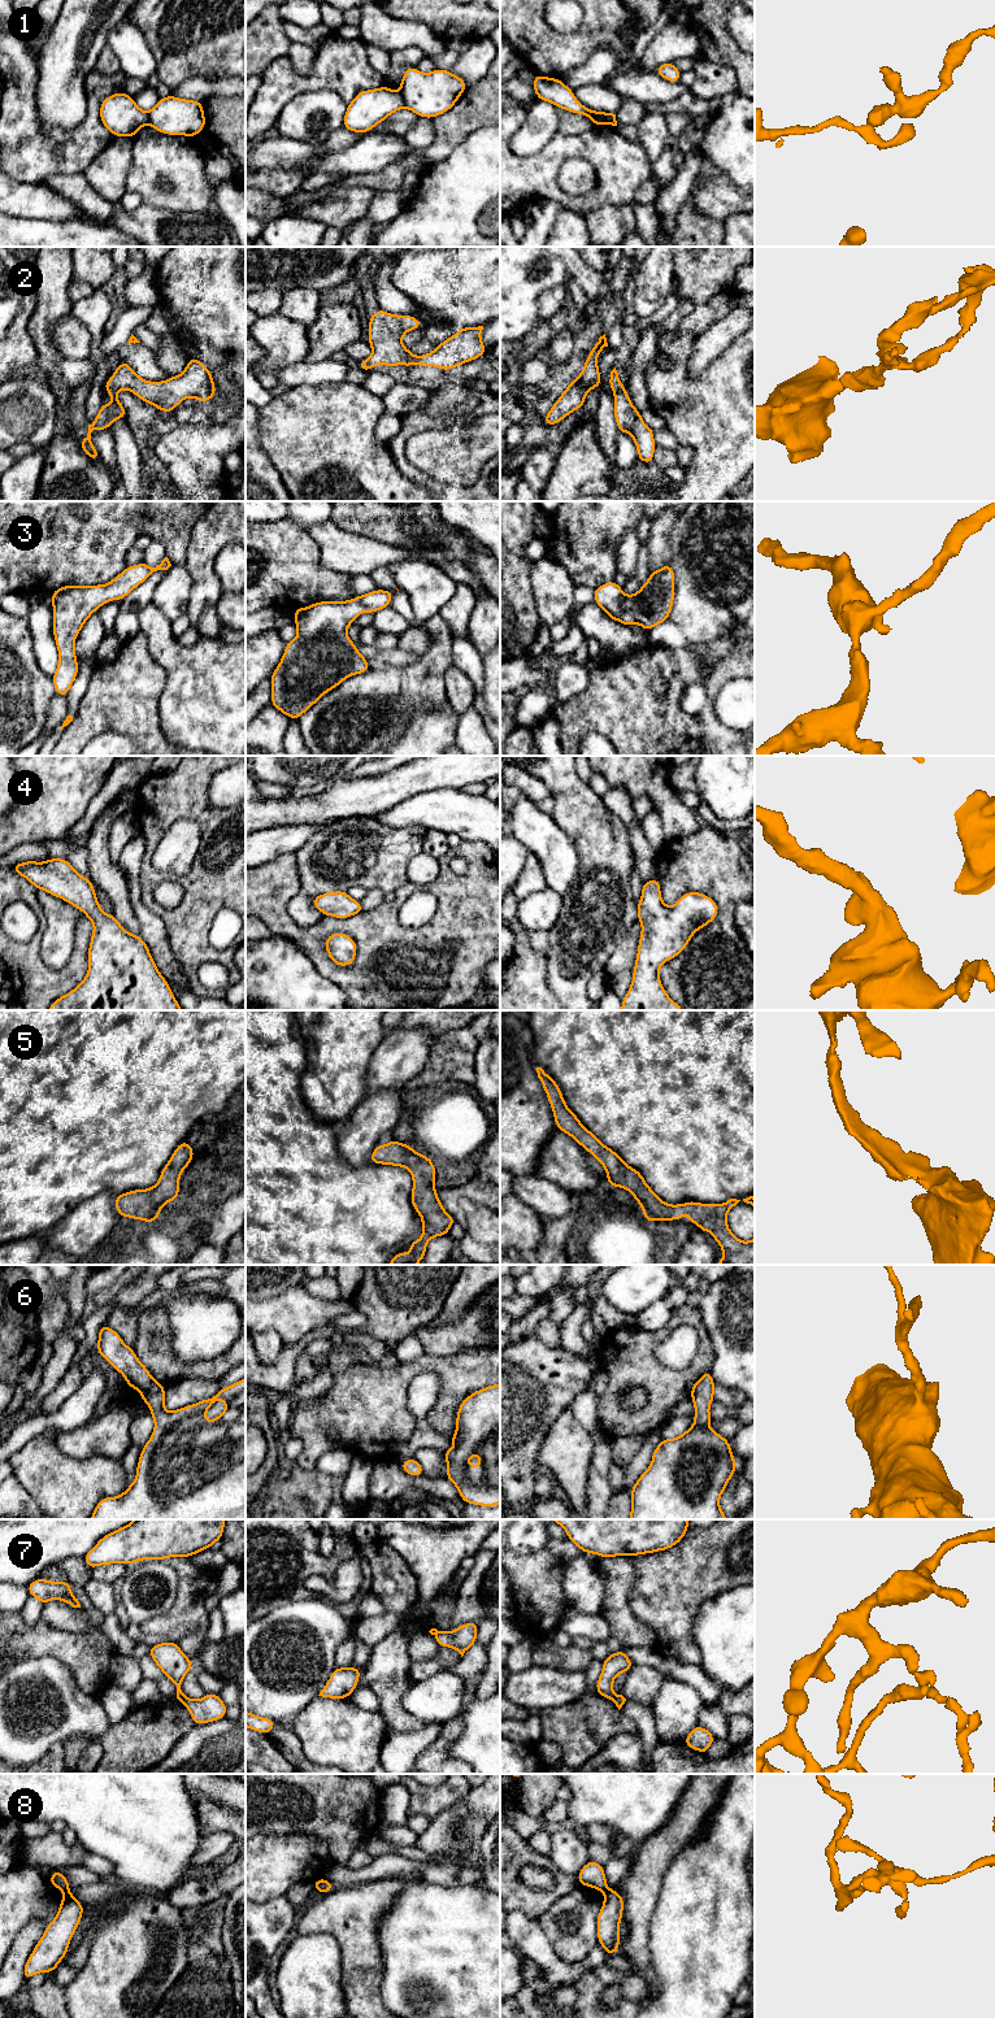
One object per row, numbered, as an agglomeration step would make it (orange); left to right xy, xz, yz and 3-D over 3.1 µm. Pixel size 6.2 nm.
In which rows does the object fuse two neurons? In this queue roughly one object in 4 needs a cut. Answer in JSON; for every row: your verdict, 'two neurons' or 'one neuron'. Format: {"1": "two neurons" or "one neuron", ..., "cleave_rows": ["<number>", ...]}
{"1": "two neurons", "2": "one neuron", "3": "one neuron", "4": "one neuron", "5": "one neuron", "6": "one neuron", "7": "two neurons", "8": "two neurons", "cleave_rows": ["1", "7", "8"]}

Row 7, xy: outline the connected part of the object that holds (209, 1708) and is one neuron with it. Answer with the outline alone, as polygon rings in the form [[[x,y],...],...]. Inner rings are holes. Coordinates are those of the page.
[[[208,1693],[199,1700],[184,1696],[182,1704],[188,1709],[195,1726],[214,1722],[226,1717],[227,1706],[216,1693]]]

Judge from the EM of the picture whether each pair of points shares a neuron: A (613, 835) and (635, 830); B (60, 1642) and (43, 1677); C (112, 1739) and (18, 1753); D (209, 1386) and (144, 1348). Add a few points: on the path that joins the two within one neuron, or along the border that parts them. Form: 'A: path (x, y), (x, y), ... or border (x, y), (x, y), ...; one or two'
A: border (608, 809), (626, 829), (633, 853); two
B: border (22, 1658), (55, 1656), (74, 1677); two
C: border (108, 1729), (99, 1740); two
D: border (217, 1379), (181, 1378), (165, 1386); two

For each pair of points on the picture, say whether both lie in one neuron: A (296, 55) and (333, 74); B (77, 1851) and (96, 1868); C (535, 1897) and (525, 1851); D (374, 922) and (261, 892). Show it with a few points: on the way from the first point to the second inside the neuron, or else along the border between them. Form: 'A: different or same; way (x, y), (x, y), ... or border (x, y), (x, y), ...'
A: different; border (316, 49), (305, 74), (287, 55)
B: different; border (87, 1852), (79, 1864)
C: same; way (522, 1891), (513, 1882), (513, 1869), (517, 1864)
D: same; way (344, 926), (295, 933), (285, 922)

